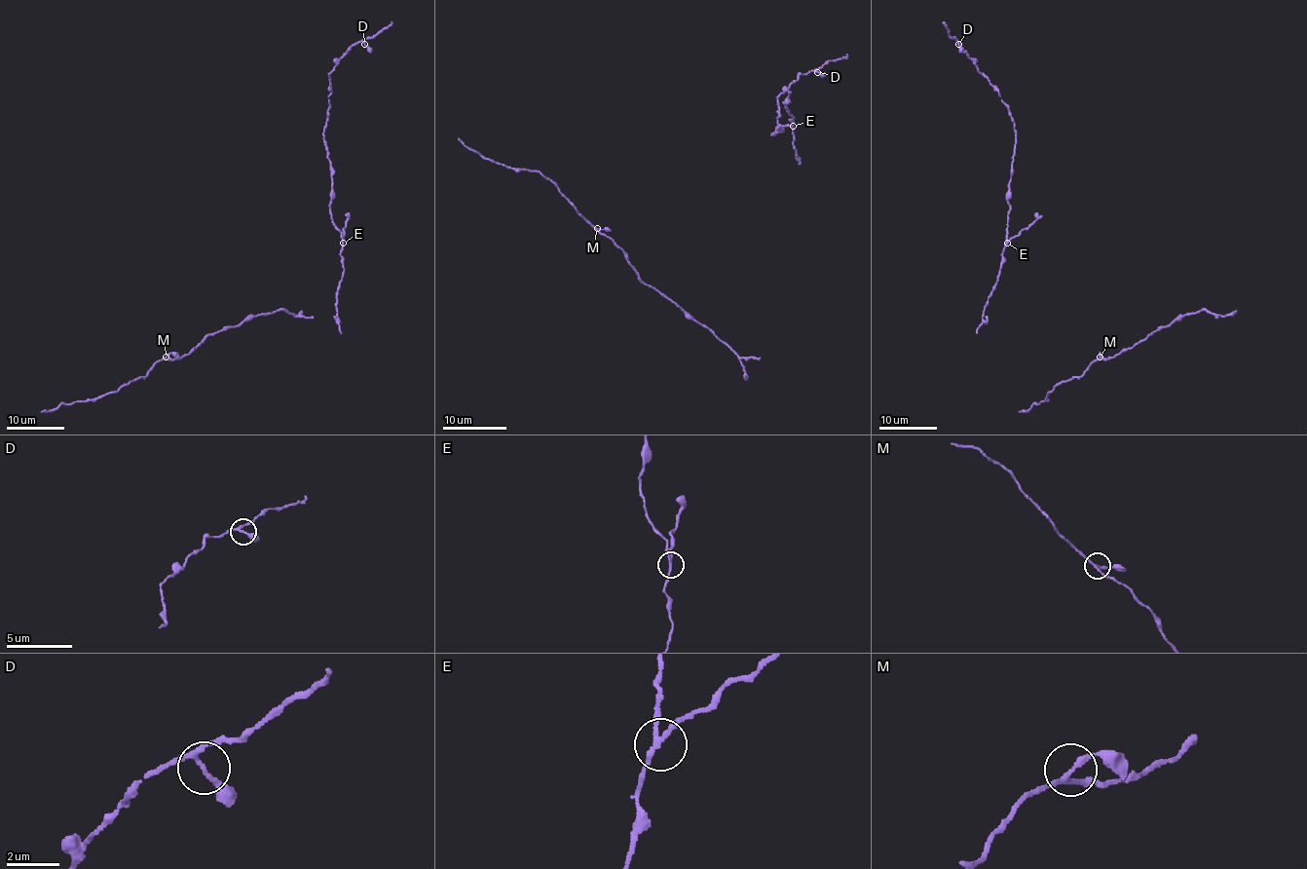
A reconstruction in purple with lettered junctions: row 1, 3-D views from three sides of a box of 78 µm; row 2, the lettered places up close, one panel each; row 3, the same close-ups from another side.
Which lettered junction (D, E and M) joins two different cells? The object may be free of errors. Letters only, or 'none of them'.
E

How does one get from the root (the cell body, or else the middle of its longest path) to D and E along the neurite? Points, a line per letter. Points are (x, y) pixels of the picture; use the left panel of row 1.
D: (349, 217), (344, 241), (332, 220), (330, 162), (323, 130), (329, 72), (352, 45), (365, 44)
E: (349, 217), (344, 228), (344, 244)

